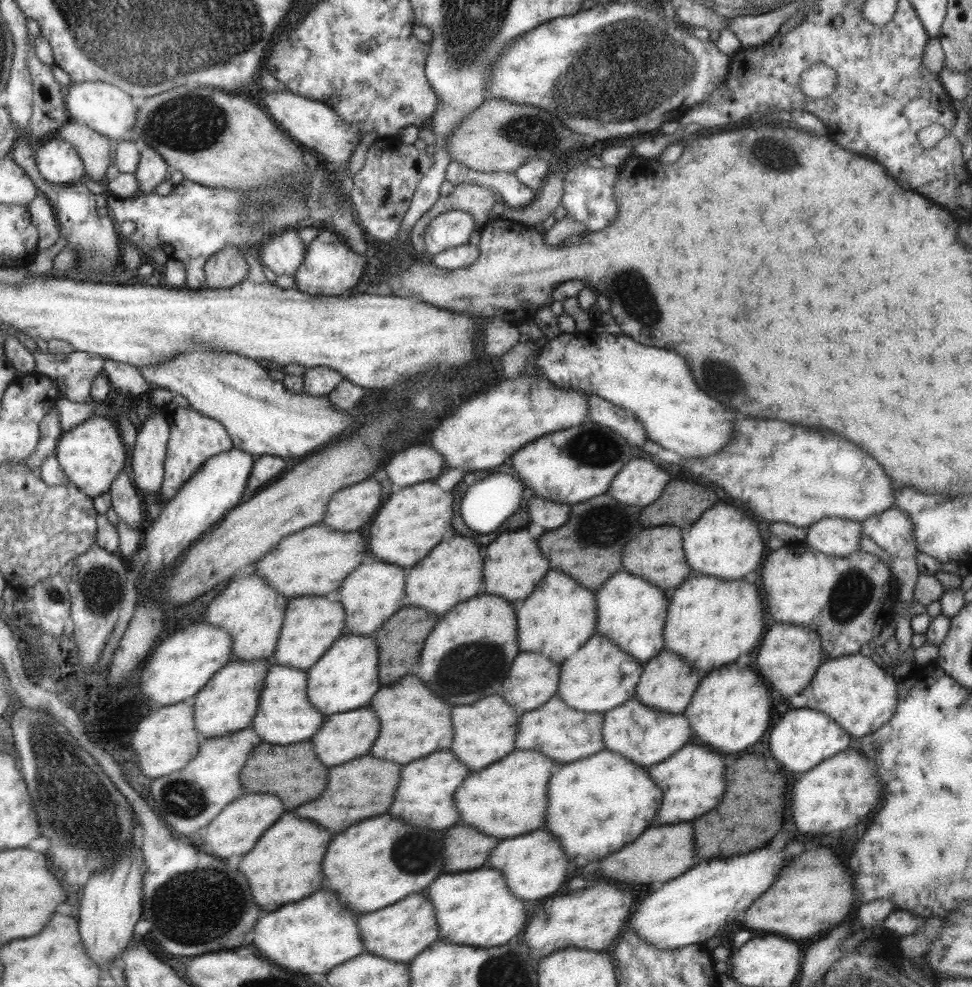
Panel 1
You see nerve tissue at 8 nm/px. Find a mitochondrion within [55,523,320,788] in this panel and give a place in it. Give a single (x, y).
(99, 587)

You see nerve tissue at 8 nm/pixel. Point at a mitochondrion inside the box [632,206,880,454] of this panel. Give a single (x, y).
(717, 378)

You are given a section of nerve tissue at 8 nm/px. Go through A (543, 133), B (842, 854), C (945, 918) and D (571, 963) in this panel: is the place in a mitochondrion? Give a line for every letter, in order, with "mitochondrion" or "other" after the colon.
A: mitochondrion
B: other
C: other
D: other

